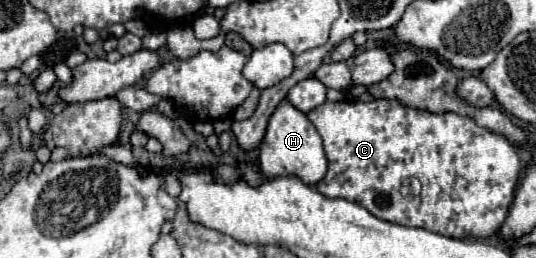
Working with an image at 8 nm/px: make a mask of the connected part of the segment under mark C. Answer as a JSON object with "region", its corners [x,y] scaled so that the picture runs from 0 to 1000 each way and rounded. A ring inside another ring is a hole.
{"region":[[[720,380],[694,395],[608,388],[571,450],[590,488],[604,550],[612,667],[593,705],[590,736],[612,767],[646,767],[679,798],[713,853],[750,876],[787,876],[840,922],[910,922],[929,899],[951,814],[970,690],[970,612],[963,574],[937,519],[922,519],[892,488],[873,450],[854,450],[847,434],[810,442],[799,426],[750,411],[743,388]],[[754,690],[780,690],[787,705],[787,744],[765,775],[754,767],[746,752],[746,713]]]}

